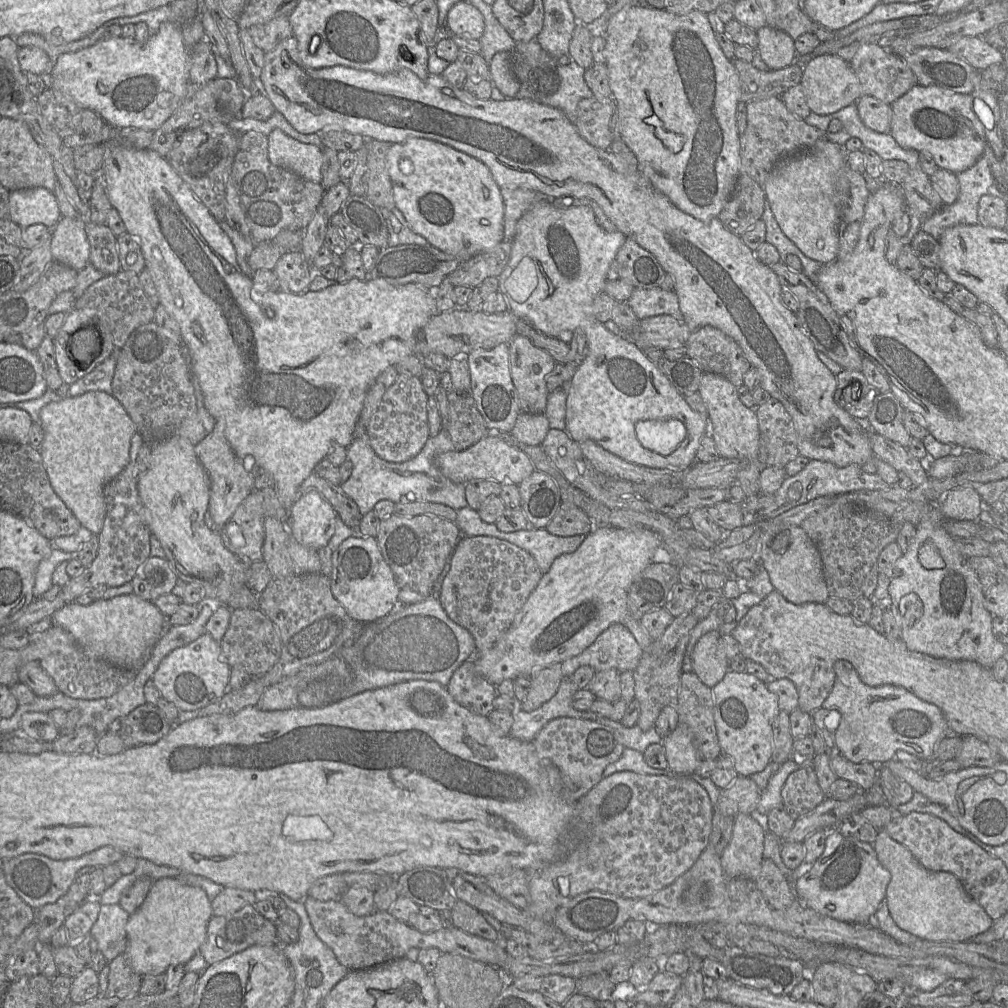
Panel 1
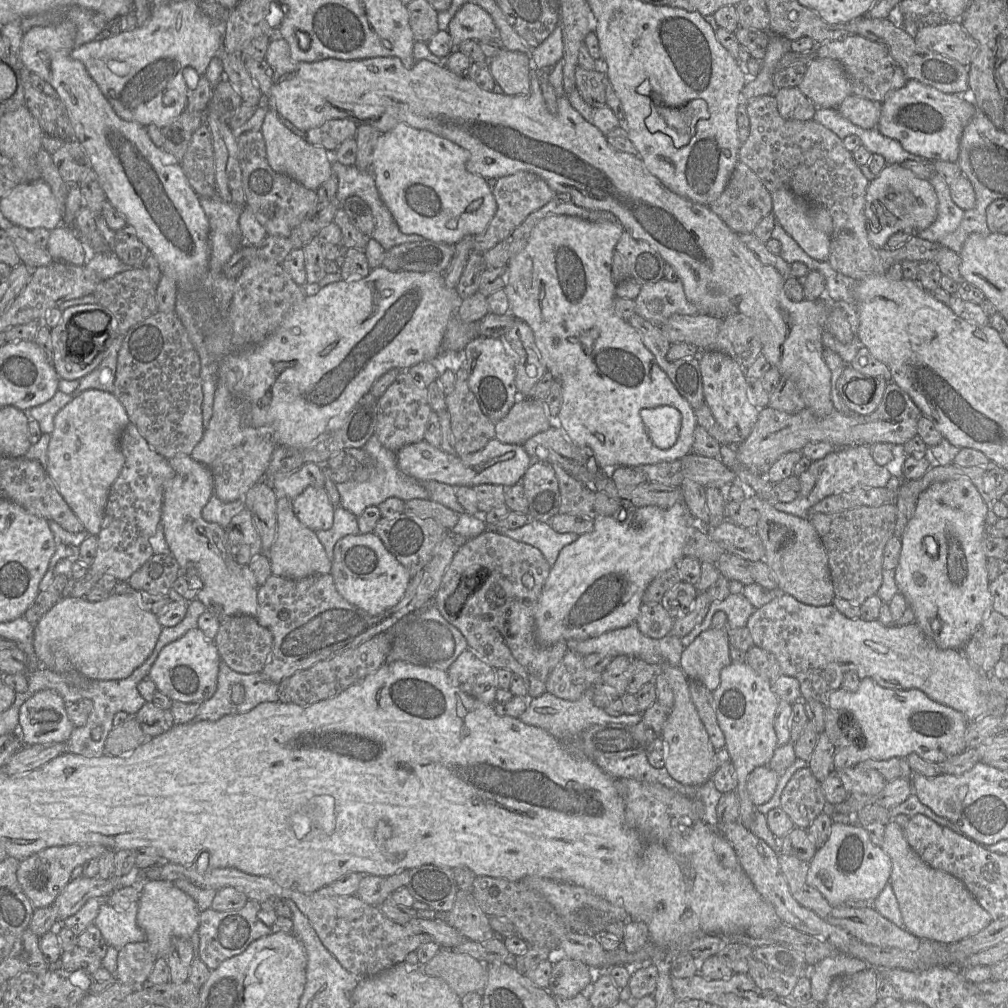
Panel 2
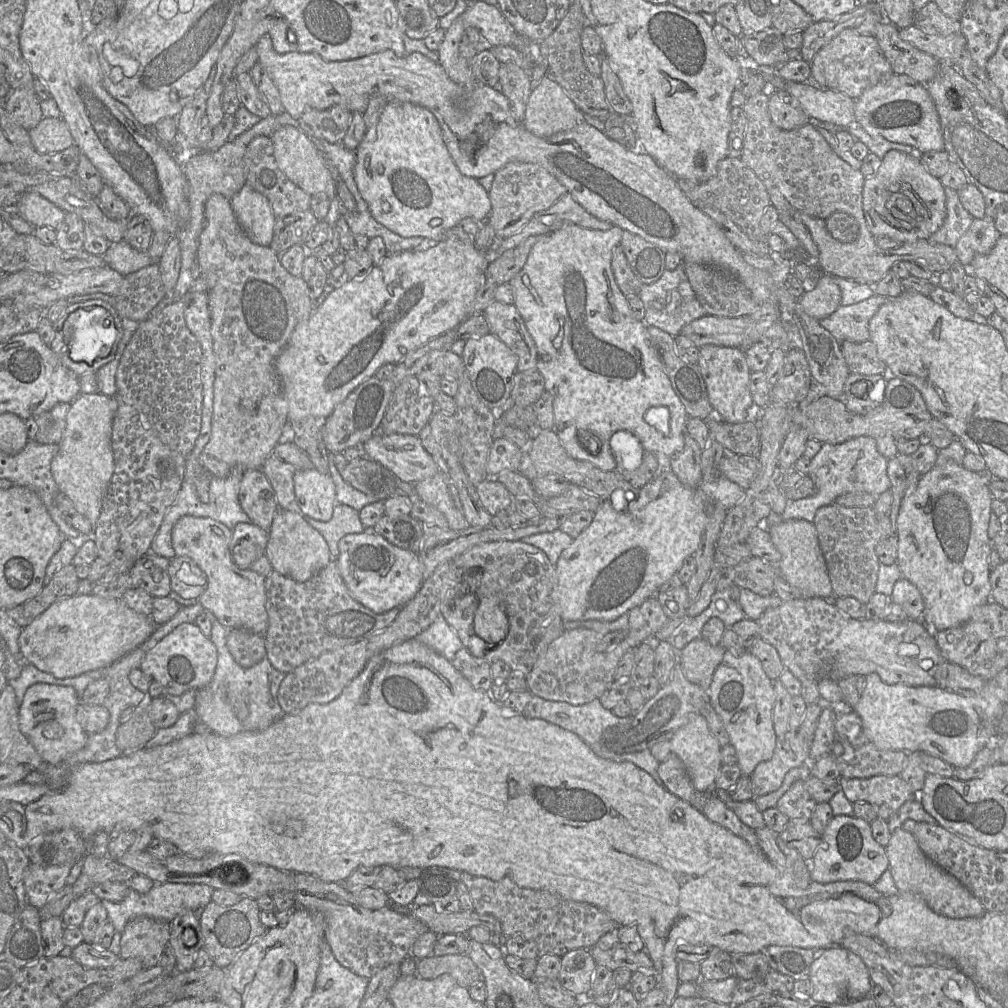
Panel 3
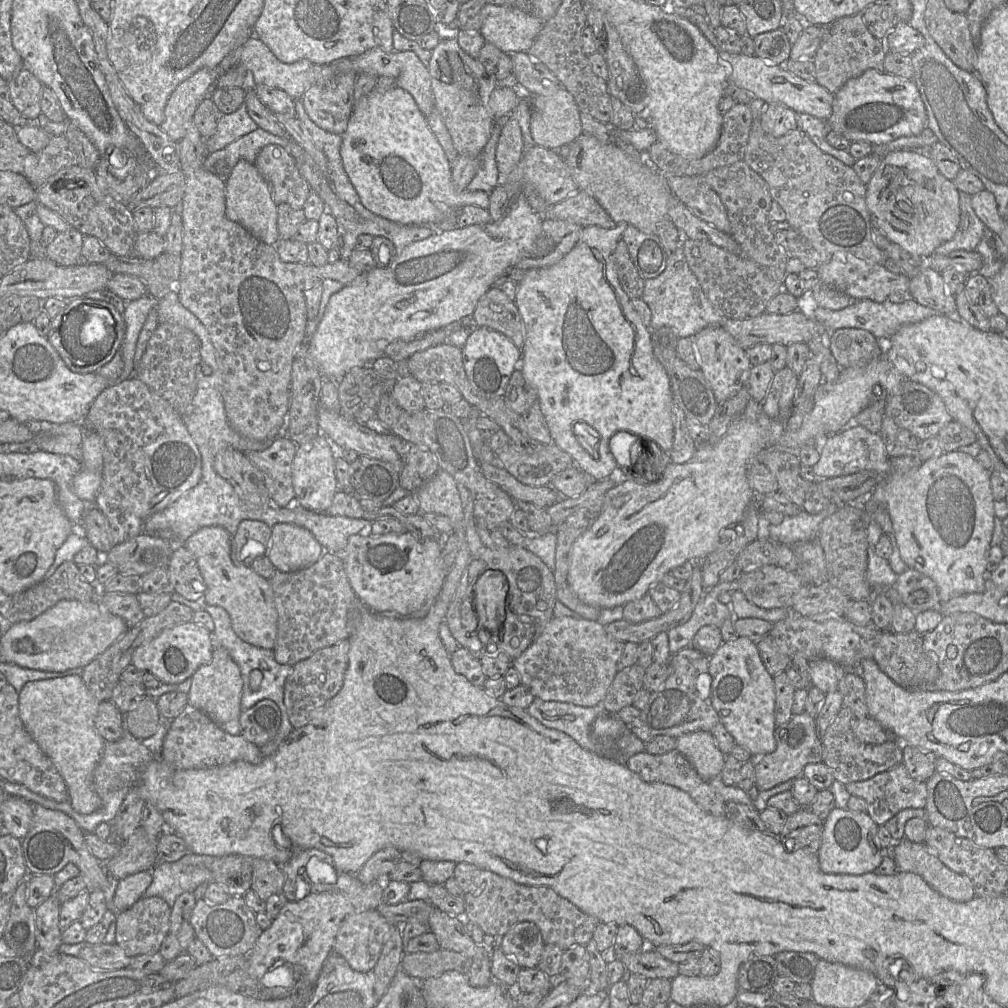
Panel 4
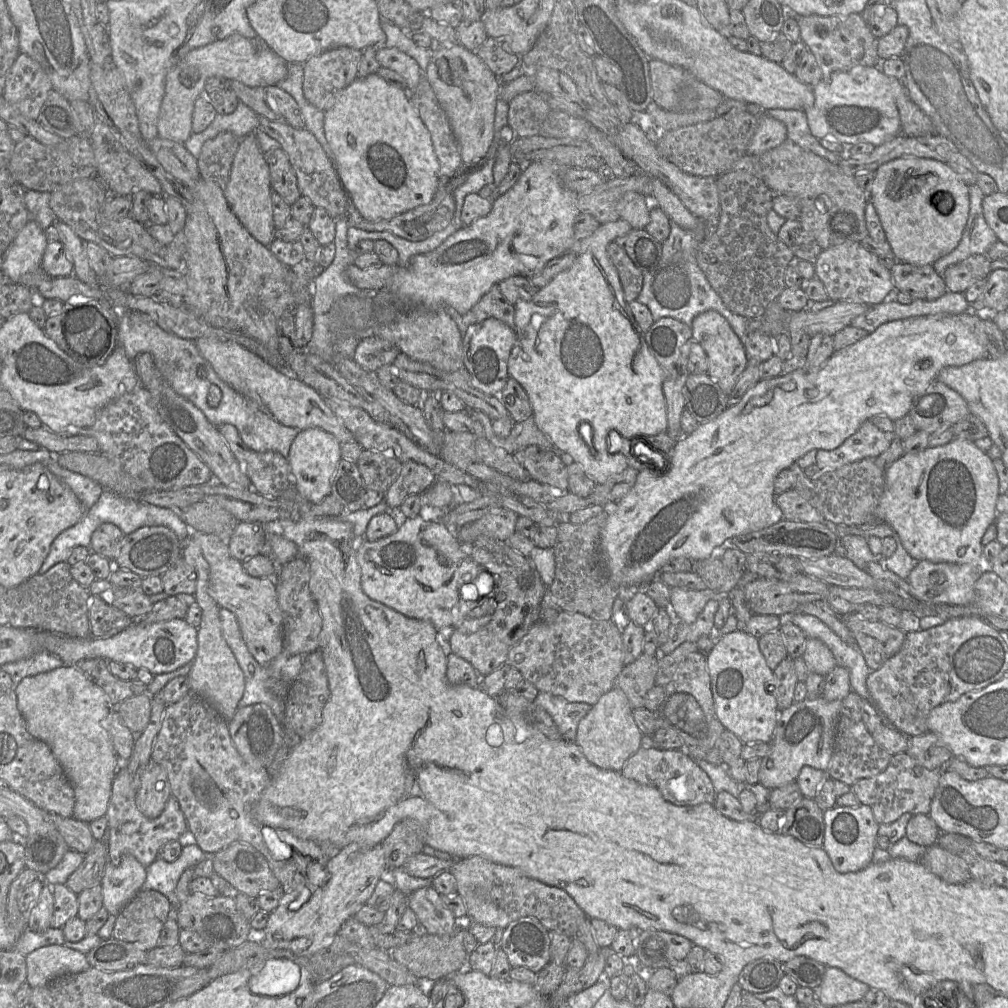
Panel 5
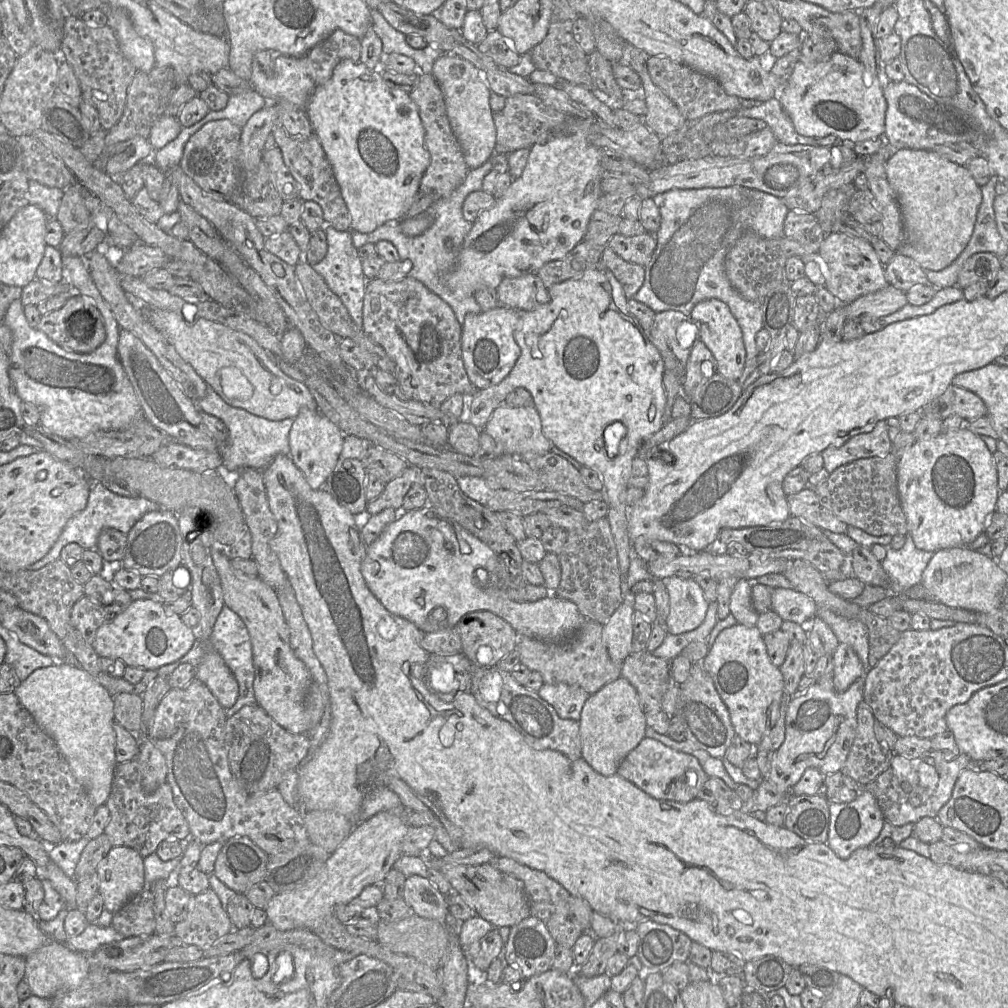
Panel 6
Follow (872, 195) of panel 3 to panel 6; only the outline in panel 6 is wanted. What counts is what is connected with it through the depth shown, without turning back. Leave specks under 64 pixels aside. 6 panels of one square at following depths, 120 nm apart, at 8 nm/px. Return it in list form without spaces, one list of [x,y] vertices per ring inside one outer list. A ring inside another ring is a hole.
[[[893,150],[886,161],[888,182],[895,192],[905,231],[905,241],[899,253],[911,258],[925,271],[940,271],[949,266],[967,246],[982,202],[981,187],[965,166],[947,160],[933,150]]]

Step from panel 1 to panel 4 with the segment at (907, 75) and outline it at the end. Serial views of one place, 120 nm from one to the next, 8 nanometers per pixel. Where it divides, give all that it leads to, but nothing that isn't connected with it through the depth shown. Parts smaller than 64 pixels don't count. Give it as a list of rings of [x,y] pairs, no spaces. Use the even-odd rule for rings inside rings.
[[[861,14],[842,17],[827,26],[826,37],[813,58],[816,83],[835,94],[848,80],[868,69],[884,72],[885,55],[885,39],[880,41],[868,31]]]

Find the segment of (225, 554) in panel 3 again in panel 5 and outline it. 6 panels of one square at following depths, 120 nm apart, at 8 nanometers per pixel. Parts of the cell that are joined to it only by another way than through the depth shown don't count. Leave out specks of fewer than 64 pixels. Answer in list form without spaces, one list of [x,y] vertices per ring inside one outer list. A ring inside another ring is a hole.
[[[193,531],[192,537],[209,564],[209,594],[219,607],[235,614],[250,653],[260,665],[268,665],[284,649],[283,618],[274,579],[250,576],[242,562],[230,555],[228,541],[198,531]]]

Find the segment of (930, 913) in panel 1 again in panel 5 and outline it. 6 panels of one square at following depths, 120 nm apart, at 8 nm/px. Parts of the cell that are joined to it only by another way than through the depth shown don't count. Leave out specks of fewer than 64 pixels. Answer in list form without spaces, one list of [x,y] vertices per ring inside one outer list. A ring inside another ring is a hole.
[[[938,844],[927,847],[920,862],[949,884],[962,884],[972,879],[966,862]]]

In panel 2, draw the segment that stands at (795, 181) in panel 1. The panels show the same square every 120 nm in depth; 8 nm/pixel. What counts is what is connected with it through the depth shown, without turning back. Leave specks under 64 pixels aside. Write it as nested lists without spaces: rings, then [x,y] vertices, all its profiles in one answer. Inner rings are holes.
[[[786,189],[771,193],[771,198],[772,214],[787,234],[795,240],[808,256],[820,262],[828,262],[830,238],[833,230],[830,213],[825,208],[813,205]]]

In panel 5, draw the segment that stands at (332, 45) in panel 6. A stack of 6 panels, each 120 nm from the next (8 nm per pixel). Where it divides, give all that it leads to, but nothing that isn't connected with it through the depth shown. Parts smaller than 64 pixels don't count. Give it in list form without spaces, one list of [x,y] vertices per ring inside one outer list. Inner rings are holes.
[[[336,47],[311,57],[303,64],[302,90],[306,100],[325,112],[338,94],[357,79],[361,51]]]

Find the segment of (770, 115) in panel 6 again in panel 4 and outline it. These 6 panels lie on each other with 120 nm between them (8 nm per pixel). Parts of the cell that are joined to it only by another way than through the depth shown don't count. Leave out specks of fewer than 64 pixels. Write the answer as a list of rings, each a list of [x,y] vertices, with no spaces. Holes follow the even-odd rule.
[[[796,113],[796,120],[797,129],[803,131],[822,152],[850,167],[855,164],[856,159],[848,150],[838,150],[827,142],[826,136],[830,131],[827,121],[805,113]]]

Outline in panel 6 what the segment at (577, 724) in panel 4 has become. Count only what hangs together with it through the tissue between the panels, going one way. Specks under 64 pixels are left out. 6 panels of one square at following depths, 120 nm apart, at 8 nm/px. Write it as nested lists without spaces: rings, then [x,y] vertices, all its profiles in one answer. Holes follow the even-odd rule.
[[[544,683],[537,693],[554,708],[560,718],[576,721],[580,720],[581,710],[590,696],[584,689],[566,683]]]

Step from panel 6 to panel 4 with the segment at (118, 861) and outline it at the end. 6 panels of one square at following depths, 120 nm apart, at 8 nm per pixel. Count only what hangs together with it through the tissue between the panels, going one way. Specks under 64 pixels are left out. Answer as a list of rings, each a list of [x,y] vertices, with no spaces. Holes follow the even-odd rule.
[[[140,871],[118,881],[113,897],[114,910],[120,913],[139,900],[152,882],[151,871]]]

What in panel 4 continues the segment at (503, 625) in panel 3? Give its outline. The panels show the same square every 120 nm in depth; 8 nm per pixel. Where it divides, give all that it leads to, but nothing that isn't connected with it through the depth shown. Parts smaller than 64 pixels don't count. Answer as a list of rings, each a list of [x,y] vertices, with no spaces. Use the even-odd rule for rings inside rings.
[[[487,570],[474,586],[474,604],[478,616],[478,628],[499,631],[505,617],[505,600],[509,584],[500,570]]]

